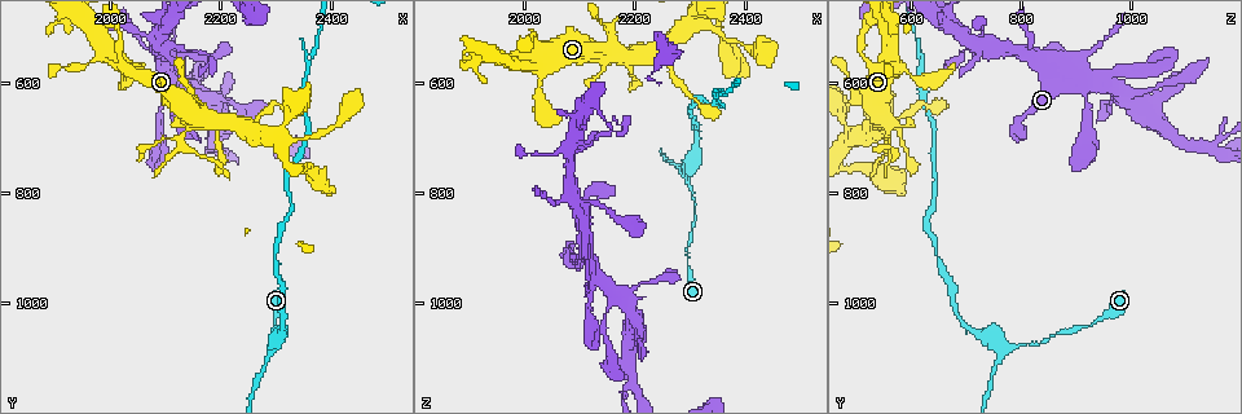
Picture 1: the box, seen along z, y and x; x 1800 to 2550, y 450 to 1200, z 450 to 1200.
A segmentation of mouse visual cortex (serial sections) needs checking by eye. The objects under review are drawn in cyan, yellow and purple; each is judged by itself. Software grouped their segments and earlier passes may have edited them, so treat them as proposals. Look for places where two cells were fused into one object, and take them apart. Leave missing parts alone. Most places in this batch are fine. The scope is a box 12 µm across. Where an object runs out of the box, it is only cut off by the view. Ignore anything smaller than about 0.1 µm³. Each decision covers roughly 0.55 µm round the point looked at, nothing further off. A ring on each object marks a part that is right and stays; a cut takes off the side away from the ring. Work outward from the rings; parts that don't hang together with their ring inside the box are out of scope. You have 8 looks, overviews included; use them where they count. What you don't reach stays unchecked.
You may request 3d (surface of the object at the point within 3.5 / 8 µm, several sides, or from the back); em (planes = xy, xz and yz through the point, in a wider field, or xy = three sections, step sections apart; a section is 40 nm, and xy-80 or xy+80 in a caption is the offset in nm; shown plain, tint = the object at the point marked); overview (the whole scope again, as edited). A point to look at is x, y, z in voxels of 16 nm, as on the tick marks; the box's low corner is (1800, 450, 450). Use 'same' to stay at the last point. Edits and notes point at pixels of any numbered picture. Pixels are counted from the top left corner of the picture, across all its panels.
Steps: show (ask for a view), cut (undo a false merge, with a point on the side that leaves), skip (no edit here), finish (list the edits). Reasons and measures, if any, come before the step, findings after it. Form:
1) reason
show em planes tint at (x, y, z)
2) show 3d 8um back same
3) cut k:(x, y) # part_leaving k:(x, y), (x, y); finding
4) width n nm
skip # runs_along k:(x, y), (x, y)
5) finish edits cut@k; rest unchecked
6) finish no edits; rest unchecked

branch point
show 3d 3.5um at (2295, 1080, 775)

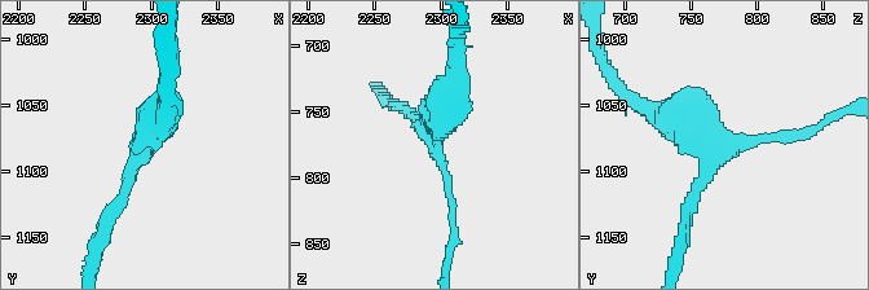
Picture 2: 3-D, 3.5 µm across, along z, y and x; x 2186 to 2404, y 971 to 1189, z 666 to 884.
arms 3; arm_widths 150, 150, 450 nm; need the tissue
show em xy step 5 tint at (2298, 1080, 776)

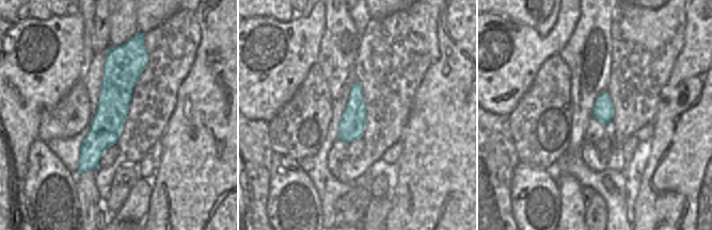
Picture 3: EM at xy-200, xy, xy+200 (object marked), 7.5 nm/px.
another direction
show em xy step 3 tint same

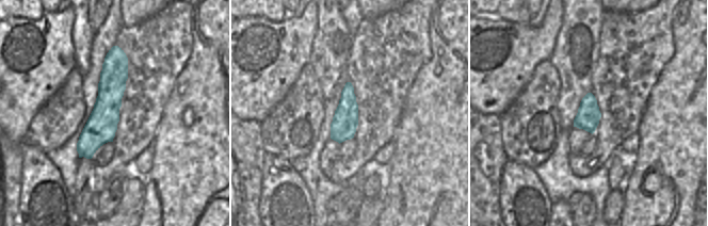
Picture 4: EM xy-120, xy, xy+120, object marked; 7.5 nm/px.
skip # continuous, no second cell

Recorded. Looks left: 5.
show 3d 3.5um back at (2195, 715, 1145)

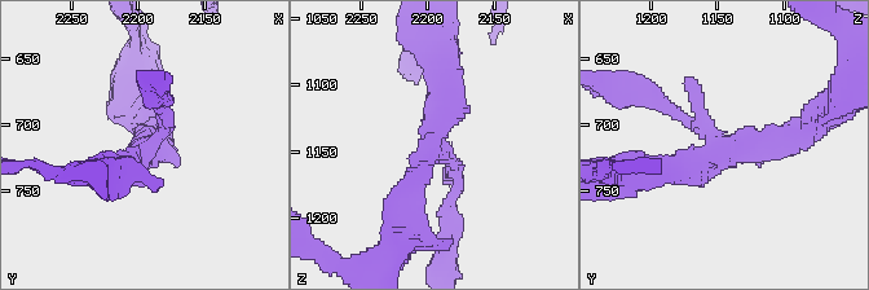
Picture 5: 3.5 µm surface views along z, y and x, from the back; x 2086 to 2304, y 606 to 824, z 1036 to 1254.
shape alone is not enough
show em planes tint at (2196, 716, 1146)

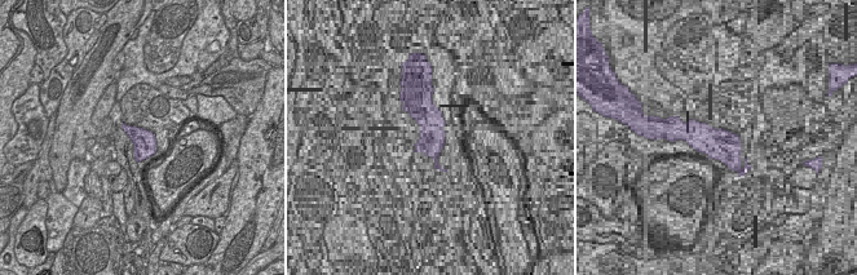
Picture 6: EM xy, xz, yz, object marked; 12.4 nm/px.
skip # runs_along 5:(442, 66), (446, 113), (398, 216); one cell here

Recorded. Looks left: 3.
three arms meet
show 3d 3.5um back at (2100, 555, 830)

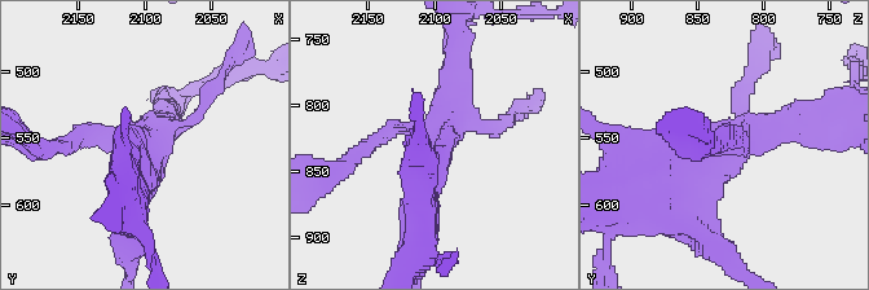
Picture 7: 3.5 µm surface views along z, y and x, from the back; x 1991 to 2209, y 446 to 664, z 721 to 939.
show em xy step 2 tint at (2098, 552, 824)

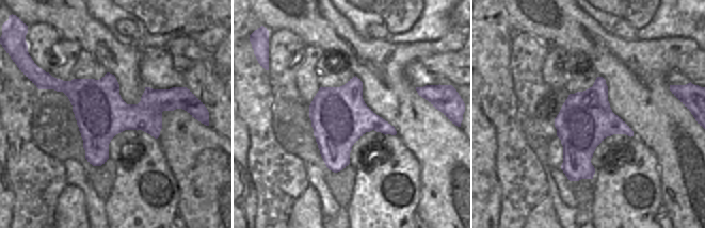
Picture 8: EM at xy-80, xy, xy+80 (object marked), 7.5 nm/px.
show em xy step 5 tint same

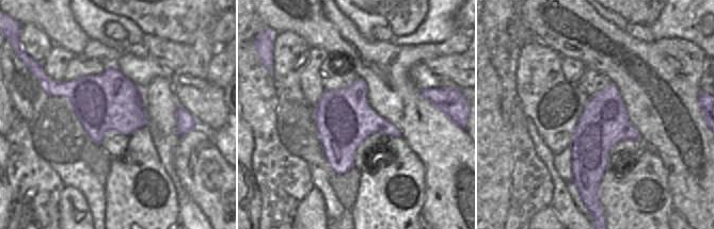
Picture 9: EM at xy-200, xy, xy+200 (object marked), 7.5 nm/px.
skip # all the same cell

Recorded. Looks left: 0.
finish no edits; rest unchecked

